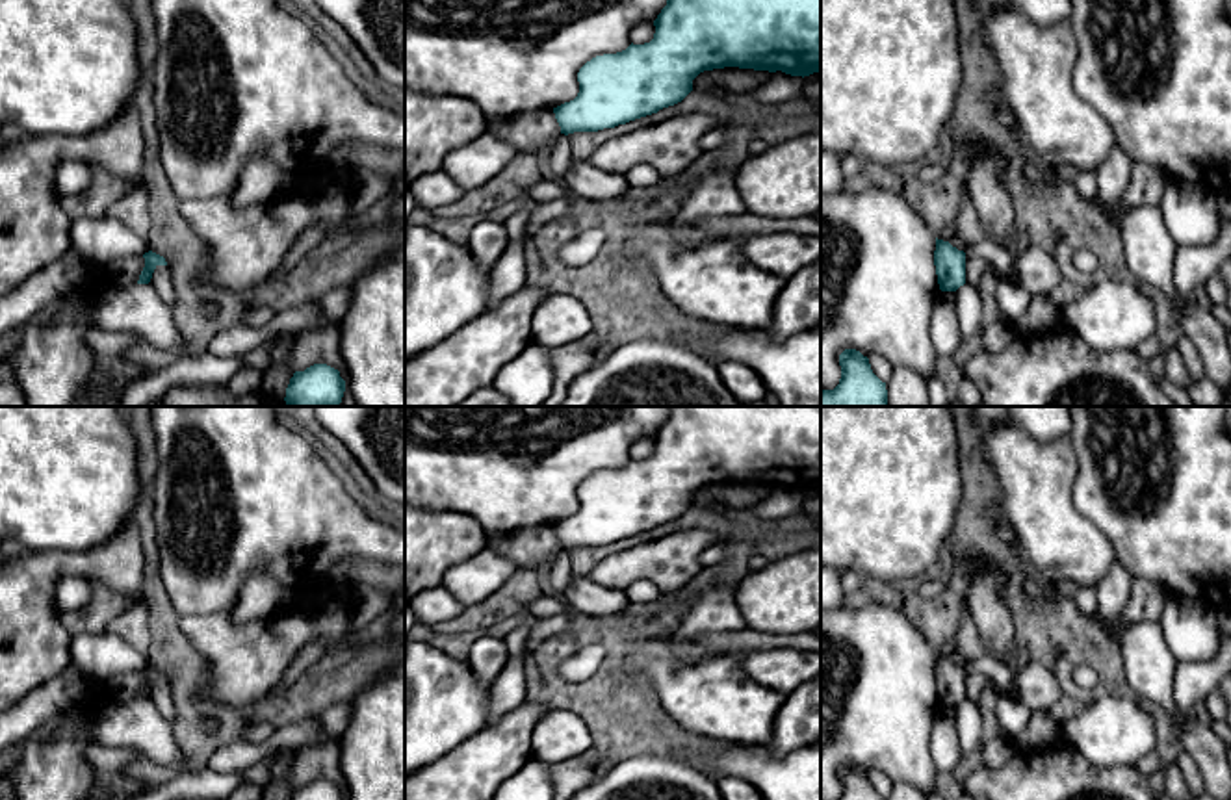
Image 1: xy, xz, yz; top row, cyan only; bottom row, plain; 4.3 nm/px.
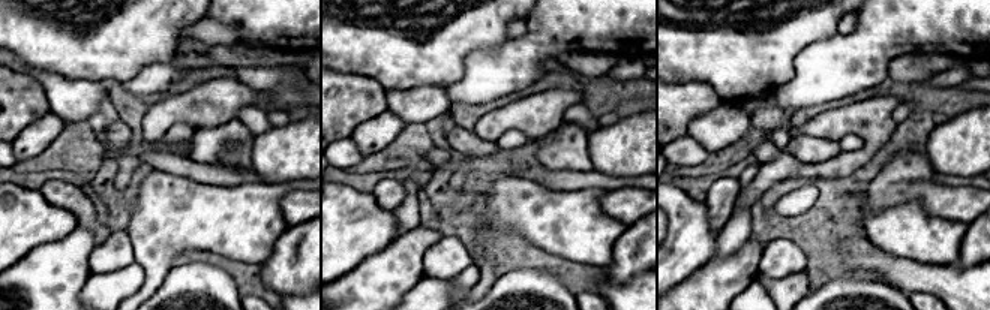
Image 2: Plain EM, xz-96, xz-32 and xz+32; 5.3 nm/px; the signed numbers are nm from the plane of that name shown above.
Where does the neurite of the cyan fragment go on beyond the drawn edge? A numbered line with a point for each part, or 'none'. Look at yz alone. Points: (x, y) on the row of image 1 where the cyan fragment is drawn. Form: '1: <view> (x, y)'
none

